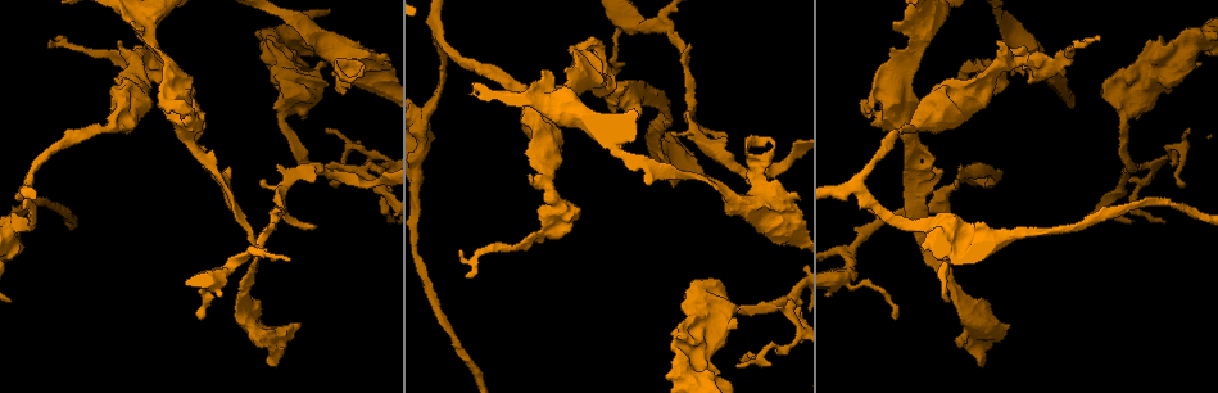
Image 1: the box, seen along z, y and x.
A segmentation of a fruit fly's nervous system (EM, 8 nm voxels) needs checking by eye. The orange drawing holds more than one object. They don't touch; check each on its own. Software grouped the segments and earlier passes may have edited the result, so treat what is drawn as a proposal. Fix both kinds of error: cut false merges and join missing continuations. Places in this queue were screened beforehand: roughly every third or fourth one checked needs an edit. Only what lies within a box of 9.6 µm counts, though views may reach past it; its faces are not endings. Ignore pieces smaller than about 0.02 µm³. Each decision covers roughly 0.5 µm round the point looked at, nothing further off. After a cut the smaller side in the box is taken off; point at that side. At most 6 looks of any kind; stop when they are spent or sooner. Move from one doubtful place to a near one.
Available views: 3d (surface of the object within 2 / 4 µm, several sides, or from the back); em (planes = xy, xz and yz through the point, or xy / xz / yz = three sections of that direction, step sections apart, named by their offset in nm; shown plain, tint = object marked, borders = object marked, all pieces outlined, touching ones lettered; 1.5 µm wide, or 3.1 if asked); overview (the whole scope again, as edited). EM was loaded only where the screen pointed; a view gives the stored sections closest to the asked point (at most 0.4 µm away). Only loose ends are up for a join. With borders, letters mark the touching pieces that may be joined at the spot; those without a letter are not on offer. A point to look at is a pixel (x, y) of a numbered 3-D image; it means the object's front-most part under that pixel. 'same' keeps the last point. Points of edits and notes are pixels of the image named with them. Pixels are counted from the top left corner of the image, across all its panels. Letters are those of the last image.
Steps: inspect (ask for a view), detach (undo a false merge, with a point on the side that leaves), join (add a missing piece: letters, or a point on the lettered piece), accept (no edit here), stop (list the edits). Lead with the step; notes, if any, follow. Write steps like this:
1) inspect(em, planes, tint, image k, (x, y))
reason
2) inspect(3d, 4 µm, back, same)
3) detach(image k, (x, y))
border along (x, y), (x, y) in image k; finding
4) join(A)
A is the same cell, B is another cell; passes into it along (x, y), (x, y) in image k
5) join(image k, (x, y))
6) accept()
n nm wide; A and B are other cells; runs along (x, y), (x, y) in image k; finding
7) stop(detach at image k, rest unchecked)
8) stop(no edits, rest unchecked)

inspect(em, planes, tint, image 1, (570, 84))
thin neck

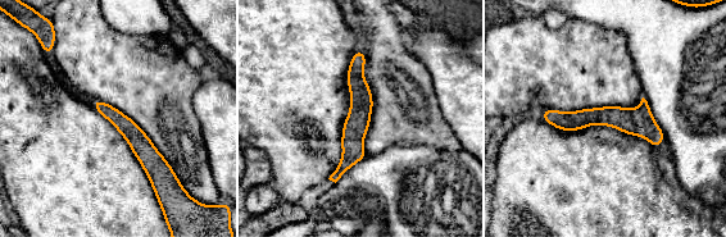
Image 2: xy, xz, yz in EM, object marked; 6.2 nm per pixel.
inspect(em, planes, borders, same)

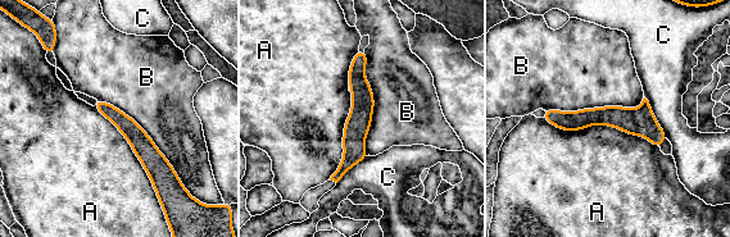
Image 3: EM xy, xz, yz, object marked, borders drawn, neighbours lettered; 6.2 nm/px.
accept()
A touches over 750 nm; A, B and C are other cells; border along (543, 118), (660, 149) in image 3; one cell here

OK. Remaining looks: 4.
inspect(3d, 2 µm, image 1, (772, 143))

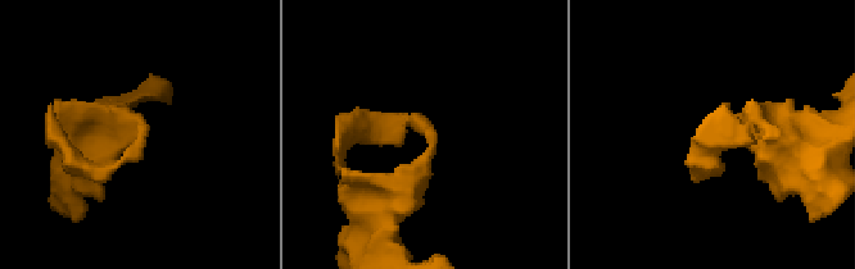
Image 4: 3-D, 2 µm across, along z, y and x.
inspect(em, xy, step 4, tint, image 4, (432, 128))
need the tissue

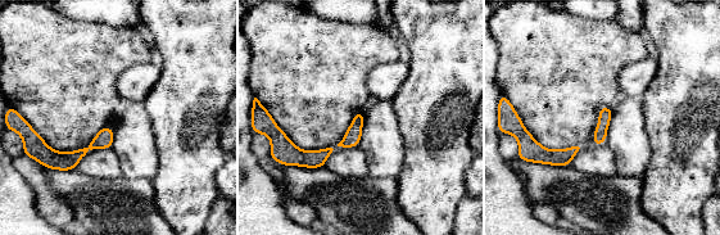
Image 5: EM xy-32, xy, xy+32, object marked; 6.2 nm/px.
inspect(em, planes, borders, same)
cut it another way

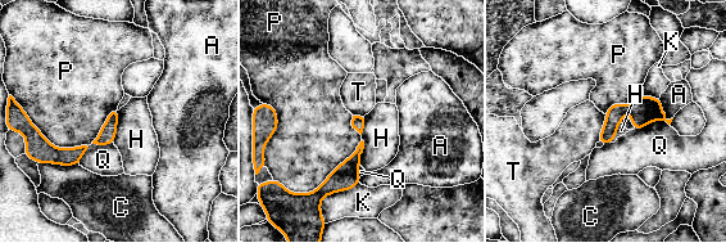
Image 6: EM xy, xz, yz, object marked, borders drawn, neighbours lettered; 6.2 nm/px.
accept()
P touches over 440 nm; A, C, H, K, P, Q and T are other cells; no lettered piece goes on from it

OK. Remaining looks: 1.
stop(no edits, rest unchecked)

